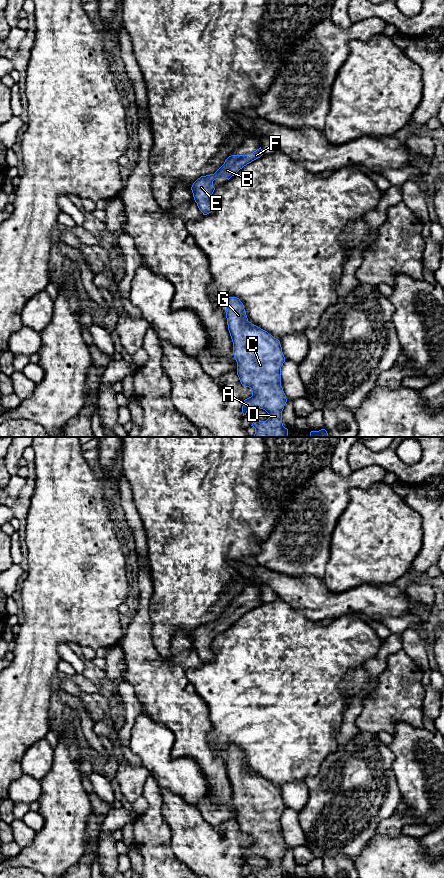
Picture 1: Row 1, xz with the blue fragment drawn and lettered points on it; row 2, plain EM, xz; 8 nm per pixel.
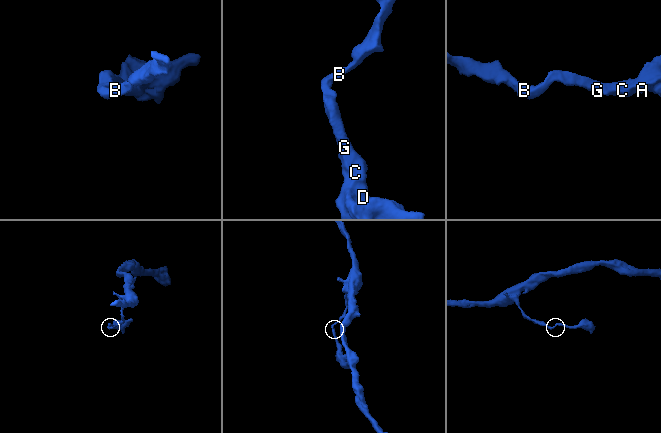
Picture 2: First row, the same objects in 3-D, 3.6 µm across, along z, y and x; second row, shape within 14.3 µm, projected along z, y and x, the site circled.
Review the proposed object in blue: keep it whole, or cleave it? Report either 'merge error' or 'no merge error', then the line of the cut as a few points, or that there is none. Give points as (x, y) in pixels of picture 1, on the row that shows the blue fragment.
no merge error; no cut

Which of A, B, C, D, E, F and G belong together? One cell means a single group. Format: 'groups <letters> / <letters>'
groups A B C D E F G

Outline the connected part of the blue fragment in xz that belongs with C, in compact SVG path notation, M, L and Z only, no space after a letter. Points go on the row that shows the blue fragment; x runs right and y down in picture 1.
M229 297L225 312L237 375L241 384L252 390L252 396L243 401L243 416L251 407L269 414L266 421L252 423L255 428L253 437L288 437L288 429L282 423L287 399L281 386L281 367L285 357L280 341L248 321L239 298Z

